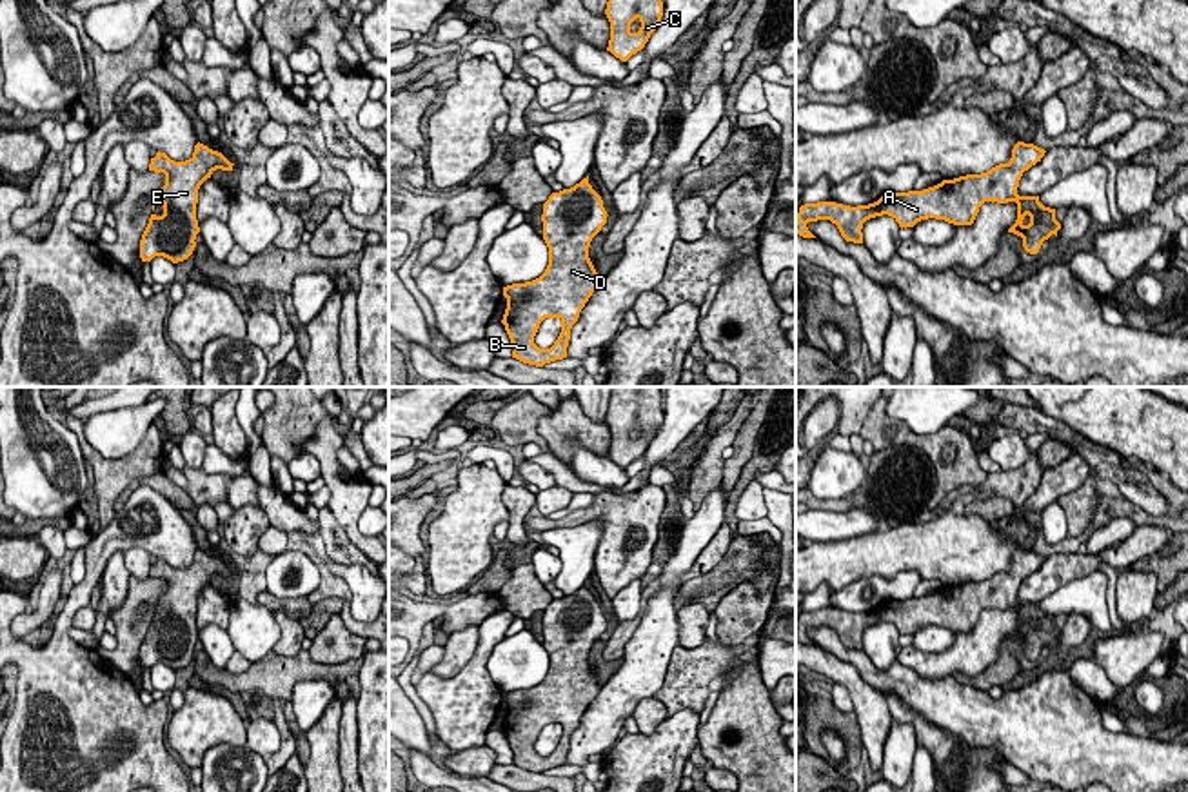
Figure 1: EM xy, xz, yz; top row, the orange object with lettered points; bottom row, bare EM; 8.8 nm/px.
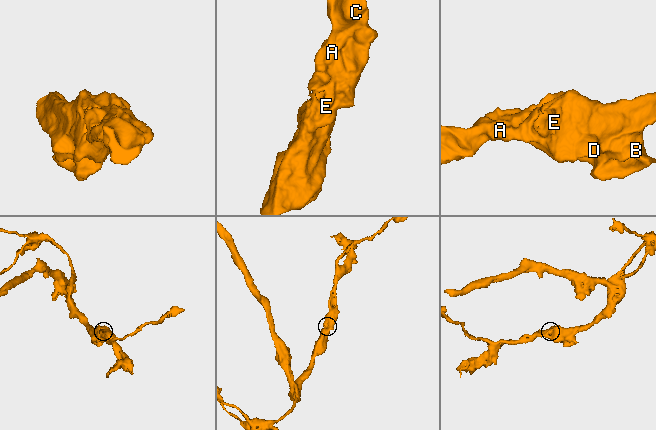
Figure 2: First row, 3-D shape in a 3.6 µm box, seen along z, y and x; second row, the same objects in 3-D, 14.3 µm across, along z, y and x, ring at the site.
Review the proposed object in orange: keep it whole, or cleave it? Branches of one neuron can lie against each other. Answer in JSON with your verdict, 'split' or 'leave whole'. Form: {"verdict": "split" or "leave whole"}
{"verdict": "leave whole"}

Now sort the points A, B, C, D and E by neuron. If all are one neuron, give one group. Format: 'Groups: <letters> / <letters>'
Groups: A B C D E

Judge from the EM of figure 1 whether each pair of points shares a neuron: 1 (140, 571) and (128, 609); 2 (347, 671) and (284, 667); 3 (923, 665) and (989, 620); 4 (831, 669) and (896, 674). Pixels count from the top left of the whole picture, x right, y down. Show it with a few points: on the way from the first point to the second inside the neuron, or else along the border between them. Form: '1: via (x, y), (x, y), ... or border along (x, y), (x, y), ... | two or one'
1: border along (131, 574), (148, 578) | two
2: via (331, 671), (300, 669) | one
3: via (941, 663), (956, 660), (978, 638) | one
4: border along (821, 647), (849, 662), (883, 696) | two

